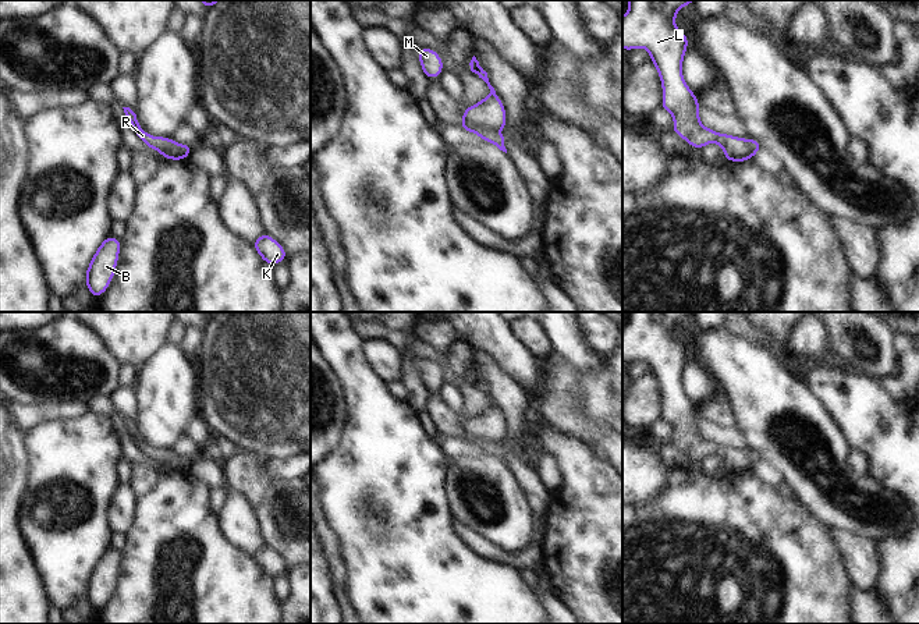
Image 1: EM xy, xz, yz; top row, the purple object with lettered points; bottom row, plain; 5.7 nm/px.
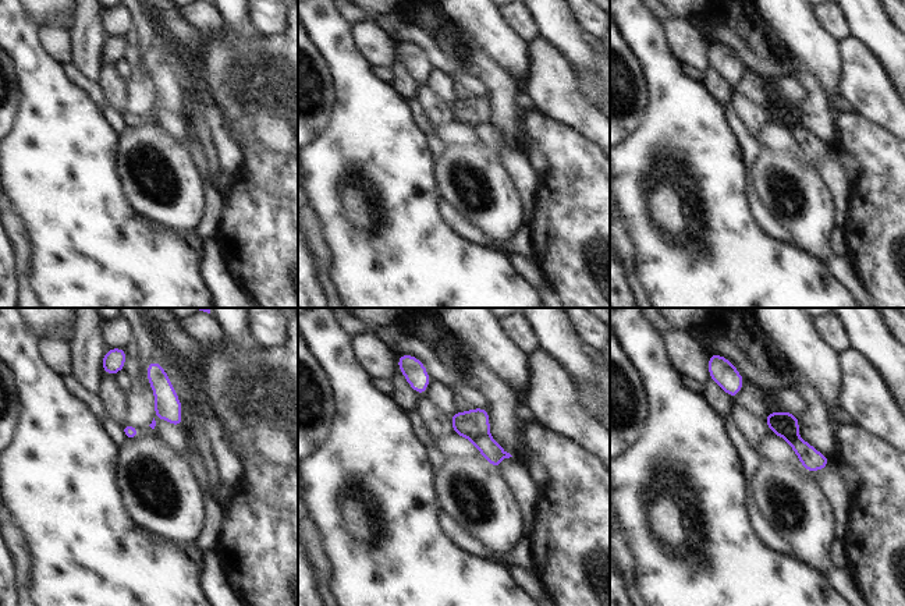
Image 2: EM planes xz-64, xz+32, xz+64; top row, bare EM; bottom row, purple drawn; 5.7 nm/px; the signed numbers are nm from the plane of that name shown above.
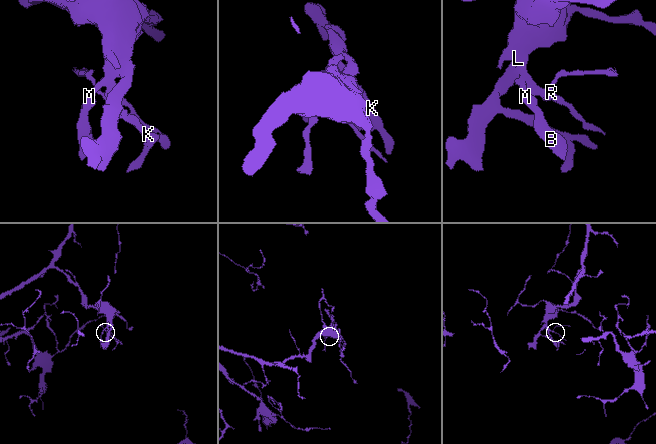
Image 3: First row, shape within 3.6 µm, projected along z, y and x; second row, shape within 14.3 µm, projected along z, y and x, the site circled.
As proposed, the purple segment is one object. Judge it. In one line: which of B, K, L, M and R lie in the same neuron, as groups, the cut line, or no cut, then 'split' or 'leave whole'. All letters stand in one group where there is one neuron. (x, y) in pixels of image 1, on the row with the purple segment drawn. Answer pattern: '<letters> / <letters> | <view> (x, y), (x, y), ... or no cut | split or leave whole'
B K L M / R | xz (462, 117), (474, 124), (495, 130) | split

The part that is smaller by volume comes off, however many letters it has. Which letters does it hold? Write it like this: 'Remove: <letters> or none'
Remove: R

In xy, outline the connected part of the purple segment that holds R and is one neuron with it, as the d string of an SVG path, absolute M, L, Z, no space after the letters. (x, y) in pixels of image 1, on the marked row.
M123 107L124 113L127 116L128 123L131 124L135 135L150 149L160 150L160 149L168 149L174 141L171 138L166 136L152 136L146 131L142 130L139 125L139 121L136 118L136 114L129 107Z

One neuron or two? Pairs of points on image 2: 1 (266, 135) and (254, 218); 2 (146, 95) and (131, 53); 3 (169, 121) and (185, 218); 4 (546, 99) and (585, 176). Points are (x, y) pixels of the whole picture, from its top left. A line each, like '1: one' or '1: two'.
1: two
2: one
3: two
4: two

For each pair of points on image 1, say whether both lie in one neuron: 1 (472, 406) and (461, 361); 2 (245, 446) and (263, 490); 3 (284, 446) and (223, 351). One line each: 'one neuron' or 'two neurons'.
1: one neuron
2: two neurons
3: one neuron

